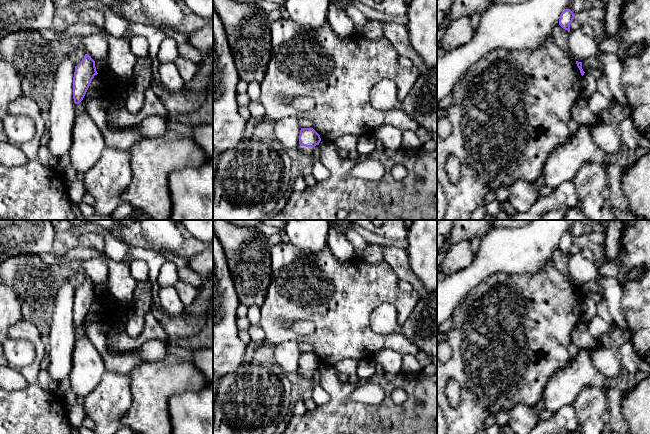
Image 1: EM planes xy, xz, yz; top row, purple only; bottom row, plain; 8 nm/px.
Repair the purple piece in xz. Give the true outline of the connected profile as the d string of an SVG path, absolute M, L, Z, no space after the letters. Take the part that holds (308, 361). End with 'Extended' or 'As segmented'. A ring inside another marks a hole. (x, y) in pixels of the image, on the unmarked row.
M301 352L299 368L306 371L315 371L321 365L320 359L313 352Z. As segmented

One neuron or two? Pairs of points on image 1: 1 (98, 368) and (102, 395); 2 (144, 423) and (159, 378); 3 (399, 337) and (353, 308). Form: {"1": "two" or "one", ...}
{"1": "two", "2": "one", "3": "one"}

